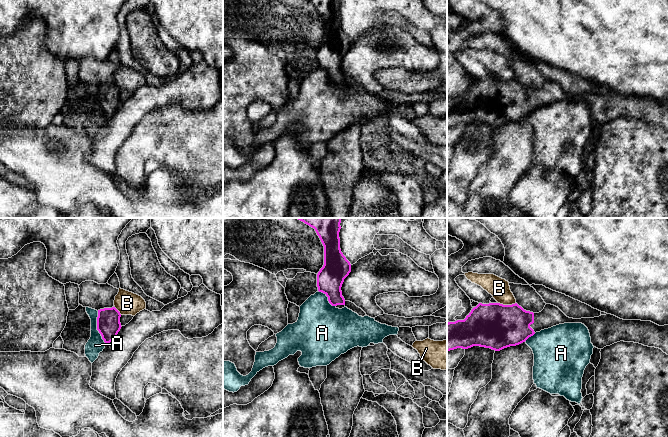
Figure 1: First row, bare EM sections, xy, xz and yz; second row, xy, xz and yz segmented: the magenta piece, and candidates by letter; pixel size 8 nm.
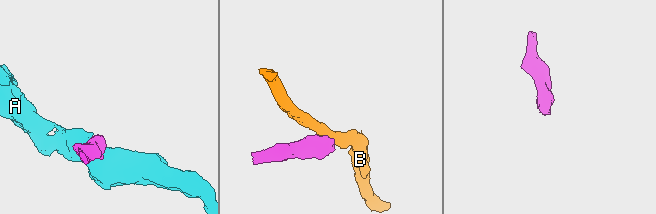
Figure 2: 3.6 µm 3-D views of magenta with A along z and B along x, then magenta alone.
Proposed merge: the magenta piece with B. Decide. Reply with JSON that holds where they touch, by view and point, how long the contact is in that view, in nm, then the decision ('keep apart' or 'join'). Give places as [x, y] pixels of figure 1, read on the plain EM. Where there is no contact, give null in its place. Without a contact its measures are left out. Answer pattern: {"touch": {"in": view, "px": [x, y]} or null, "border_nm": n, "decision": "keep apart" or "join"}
{"touch": {"in": "yz", "px": [507, 81]}, "border_nm": 140, "decision": "keep apart"}

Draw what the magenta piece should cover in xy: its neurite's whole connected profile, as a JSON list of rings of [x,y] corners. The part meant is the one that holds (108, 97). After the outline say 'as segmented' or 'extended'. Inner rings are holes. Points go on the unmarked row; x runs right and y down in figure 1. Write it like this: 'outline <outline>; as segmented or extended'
outline [[[115,84],[98,86],[97,106],[106,120],[110,119],[121,105],[120,88]]]; as segmented

